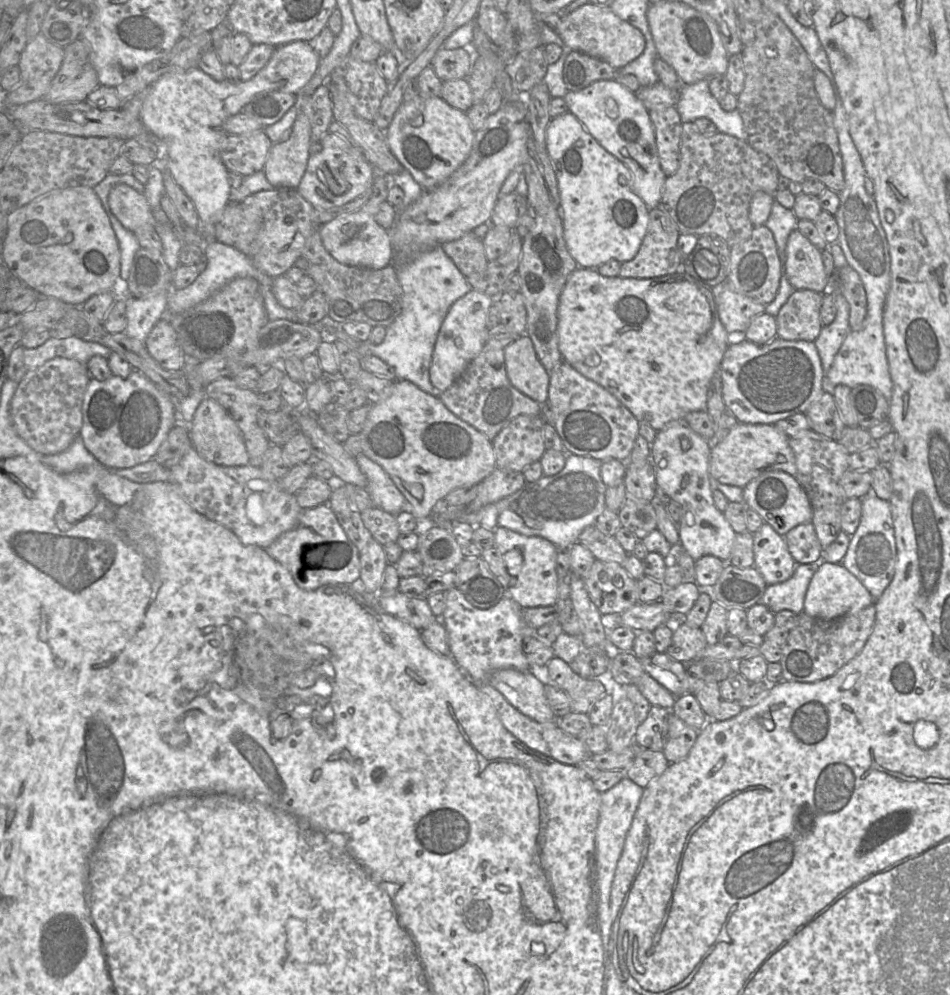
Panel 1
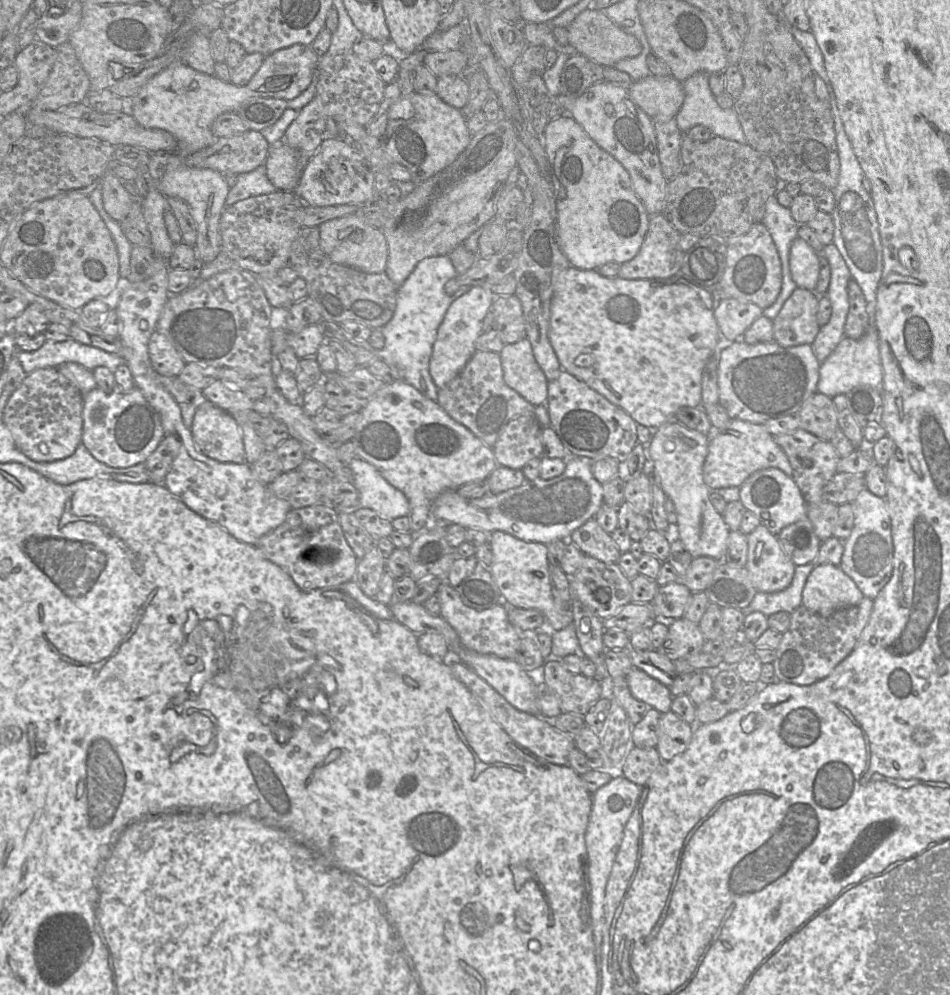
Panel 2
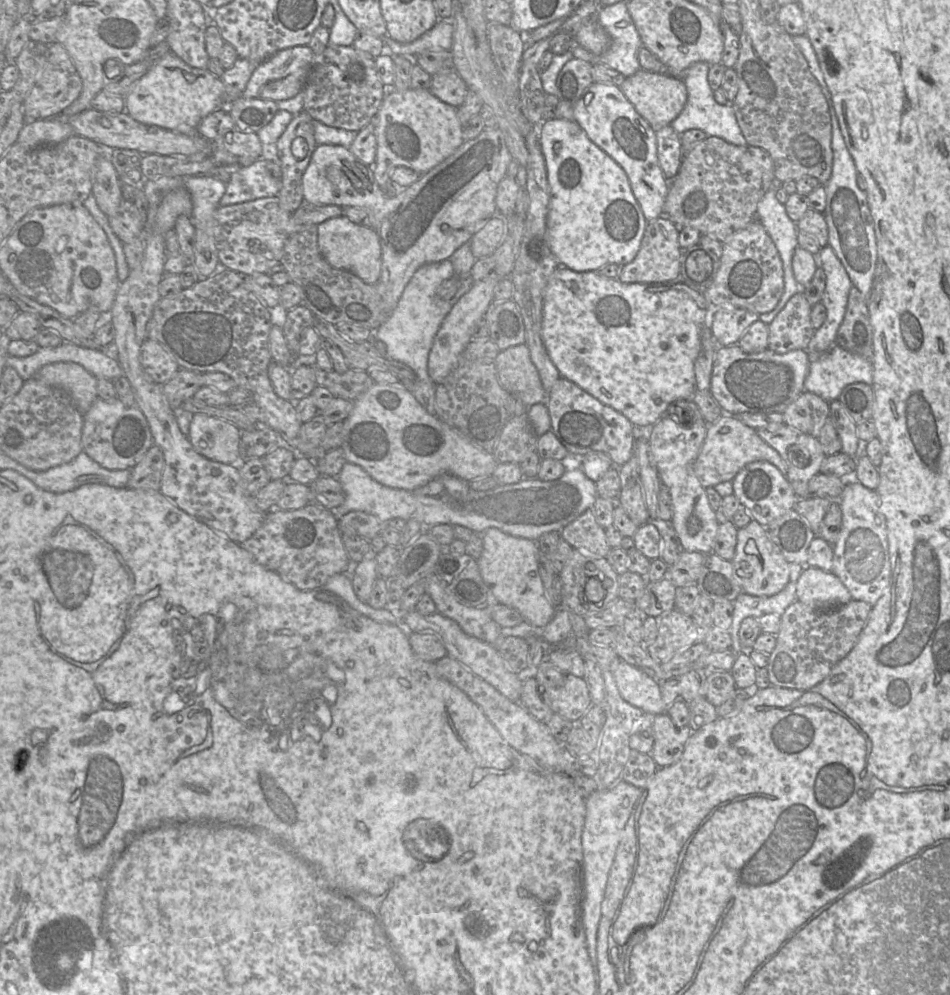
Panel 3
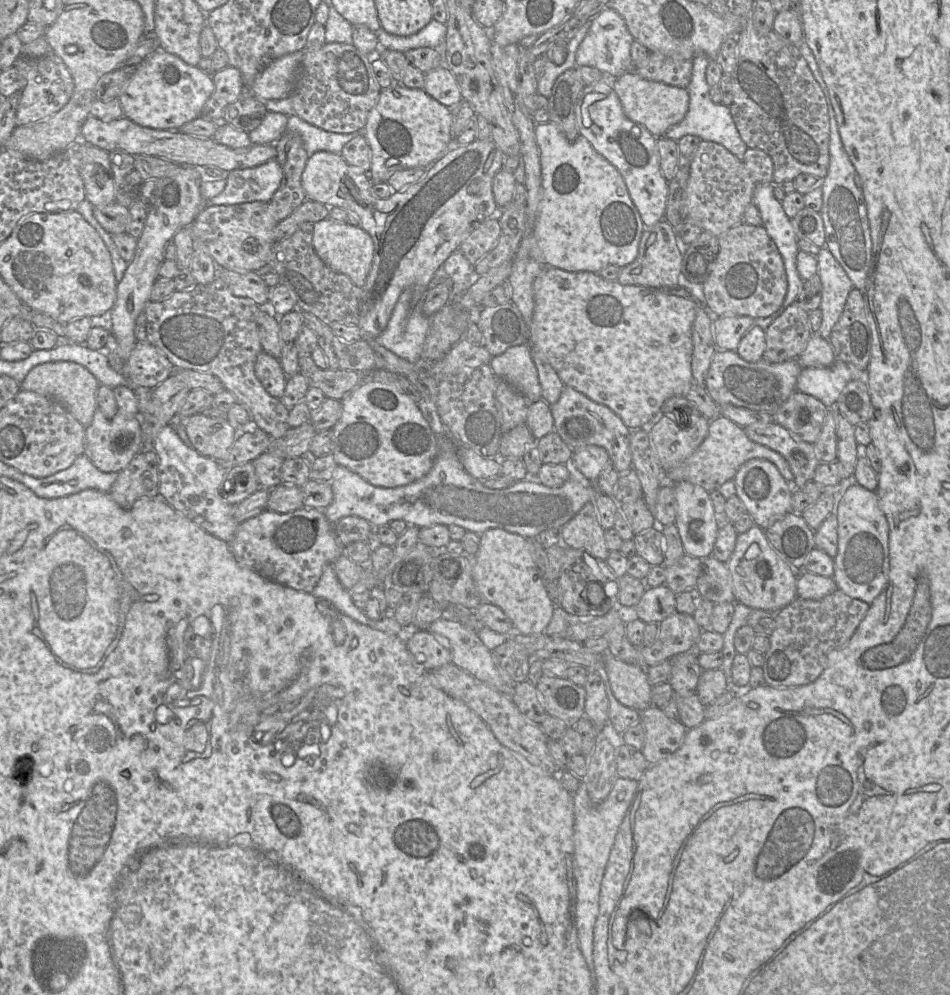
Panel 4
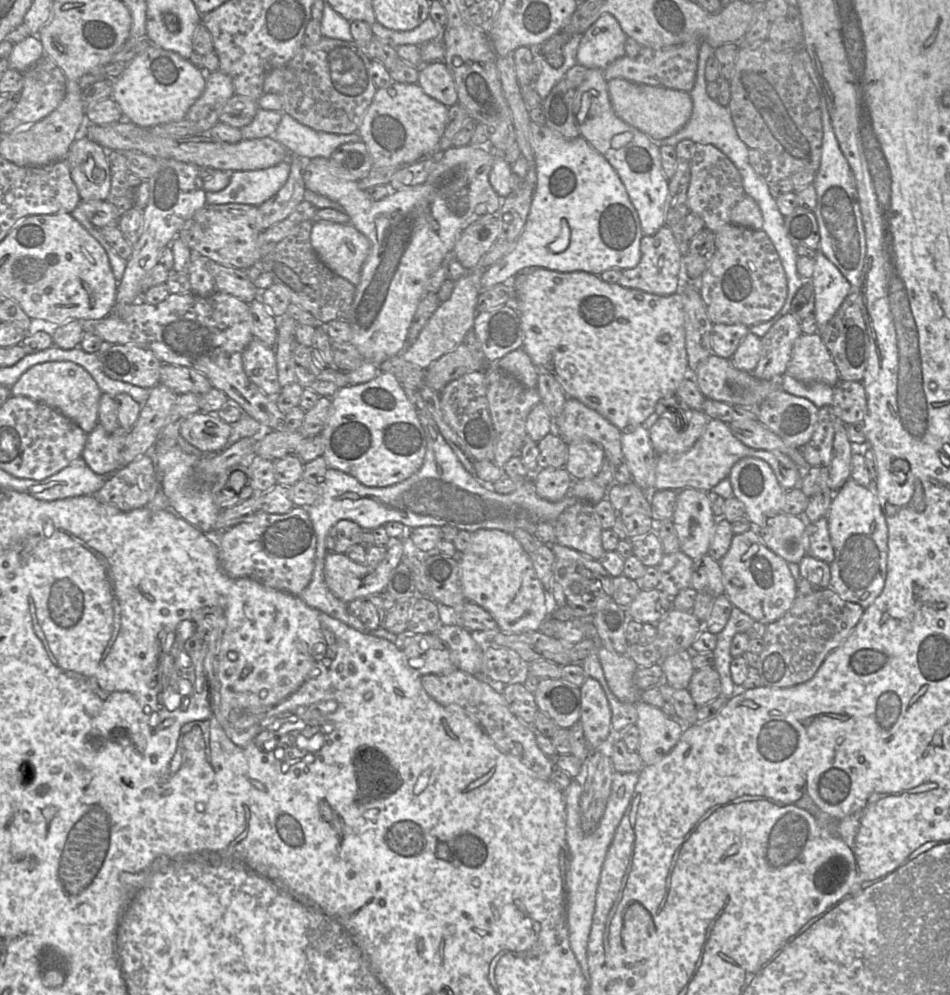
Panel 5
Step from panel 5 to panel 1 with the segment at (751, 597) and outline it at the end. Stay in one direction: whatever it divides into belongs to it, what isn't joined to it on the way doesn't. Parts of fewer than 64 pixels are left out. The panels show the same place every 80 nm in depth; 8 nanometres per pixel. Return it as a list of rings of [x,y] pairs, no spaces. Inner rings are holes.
[[[769,524],[753,533],[754,568],[762,575],[767,585],[788,580],[798,564],[790,554],[784,537]]]

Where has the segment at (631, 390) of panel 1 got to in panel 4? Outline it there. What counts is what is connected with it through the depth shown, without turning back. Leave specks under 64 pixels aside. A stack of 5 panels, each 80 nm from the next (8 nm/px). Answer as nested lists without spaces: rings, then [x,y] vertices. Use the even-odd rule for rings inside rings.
[[[545,267],[534,281],[534,314],[530,329],[530,348],[537,348],[558,374],[563,384],[570,386],[592,401],[610,408],[623,423],[632,431],[648,424],[653,416],[660,411],[663,403],[674,396],[684,396],[694,384],[691,370],[693,351],[692,326],[698,309],[702,305],[686,289],[651,288],[637,285],[622,285],[617,280],[608,281],[598,273],[568,272],[555,267]]]

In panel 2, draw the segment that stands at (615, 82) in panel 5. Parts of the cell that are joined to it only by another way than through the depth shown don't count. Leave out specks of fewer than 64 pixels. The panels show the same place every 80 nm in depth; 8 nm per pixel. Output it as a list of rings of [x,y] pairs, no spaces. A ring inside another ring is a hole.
[[[651,75],[627,89],[634,102],[654,121],[676,117],[685,99],[683,83],[672,75]]]

